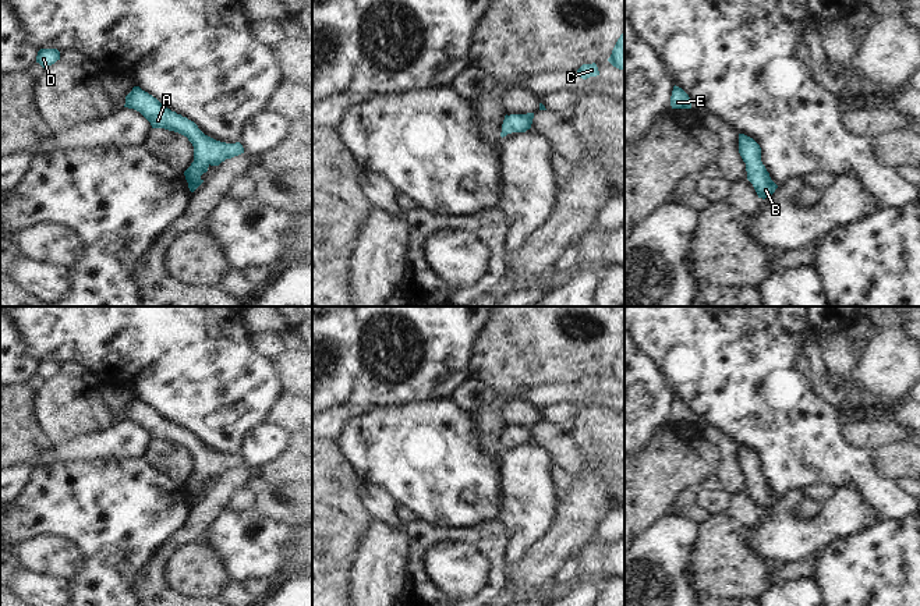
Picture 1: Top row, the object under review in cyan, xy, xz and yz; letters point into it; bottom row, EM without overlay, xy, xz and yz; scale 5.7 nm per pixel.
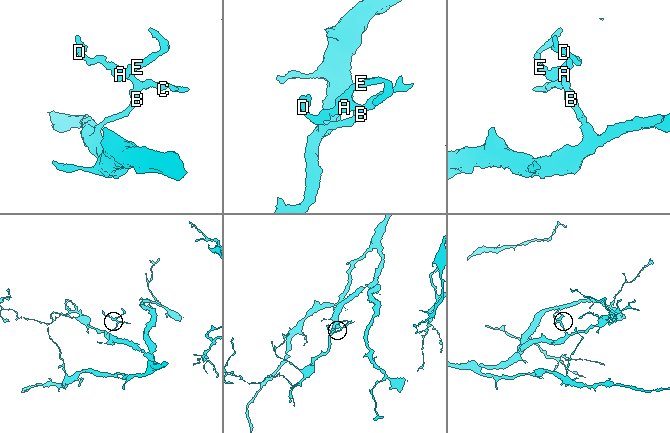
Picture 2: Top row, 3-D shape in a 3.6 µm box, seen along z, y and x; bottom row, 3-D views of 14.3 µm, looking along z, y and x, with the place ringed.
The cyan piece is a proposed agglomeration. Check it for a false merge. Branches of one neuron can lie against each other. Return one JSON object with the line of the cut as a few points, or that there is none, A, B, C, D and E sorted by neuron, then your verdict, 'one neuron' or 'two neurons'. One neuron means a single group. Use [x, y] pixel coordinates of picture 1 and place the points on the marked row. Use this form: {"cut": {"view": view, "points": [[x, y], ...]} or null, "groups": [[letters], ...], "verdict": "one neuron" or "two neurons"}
{"cut": null, "groups": [["A", "B", "C", "D", "E"]], "verdict": "one neuron"}

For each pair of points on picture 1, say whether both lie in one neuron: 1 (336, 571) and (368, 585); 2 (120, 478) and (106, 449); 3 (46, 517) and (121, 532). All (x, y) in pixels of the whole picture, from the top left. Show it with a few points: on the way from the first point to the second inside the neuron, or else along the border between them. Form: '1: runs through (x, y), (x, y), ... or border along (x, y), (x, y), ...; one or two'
1: border along (358, 546), (346, 591); two
2: border along (142, 456), (120, 460), (78, 460); two
3: runs through (64, 517), (92, 517), (98, 523), (103, 523); one

